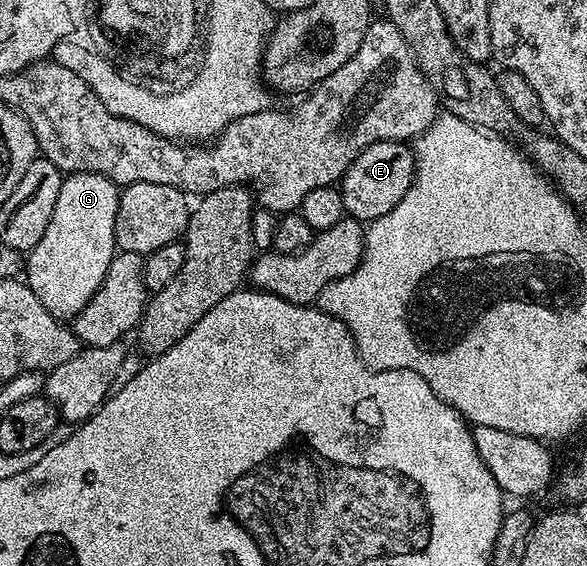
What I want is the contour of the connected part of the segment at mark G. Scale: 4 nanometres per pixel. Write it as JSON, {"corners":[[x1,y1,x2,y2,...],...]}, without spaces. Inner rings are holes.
{"corners":[[69,174,61,184,61,196,57,196,57,204,53,208,53,216,49,220,49,228,45,228,45,236,37,240,37,244,25,258,25,281,27,287,49,308,53,317,60,320,74,320,89,304,93,292,101,288,105,280,105,272,109,272,109,264,115,259,115,221,117,220,117,204,121,190,115,183,100,174]]}

